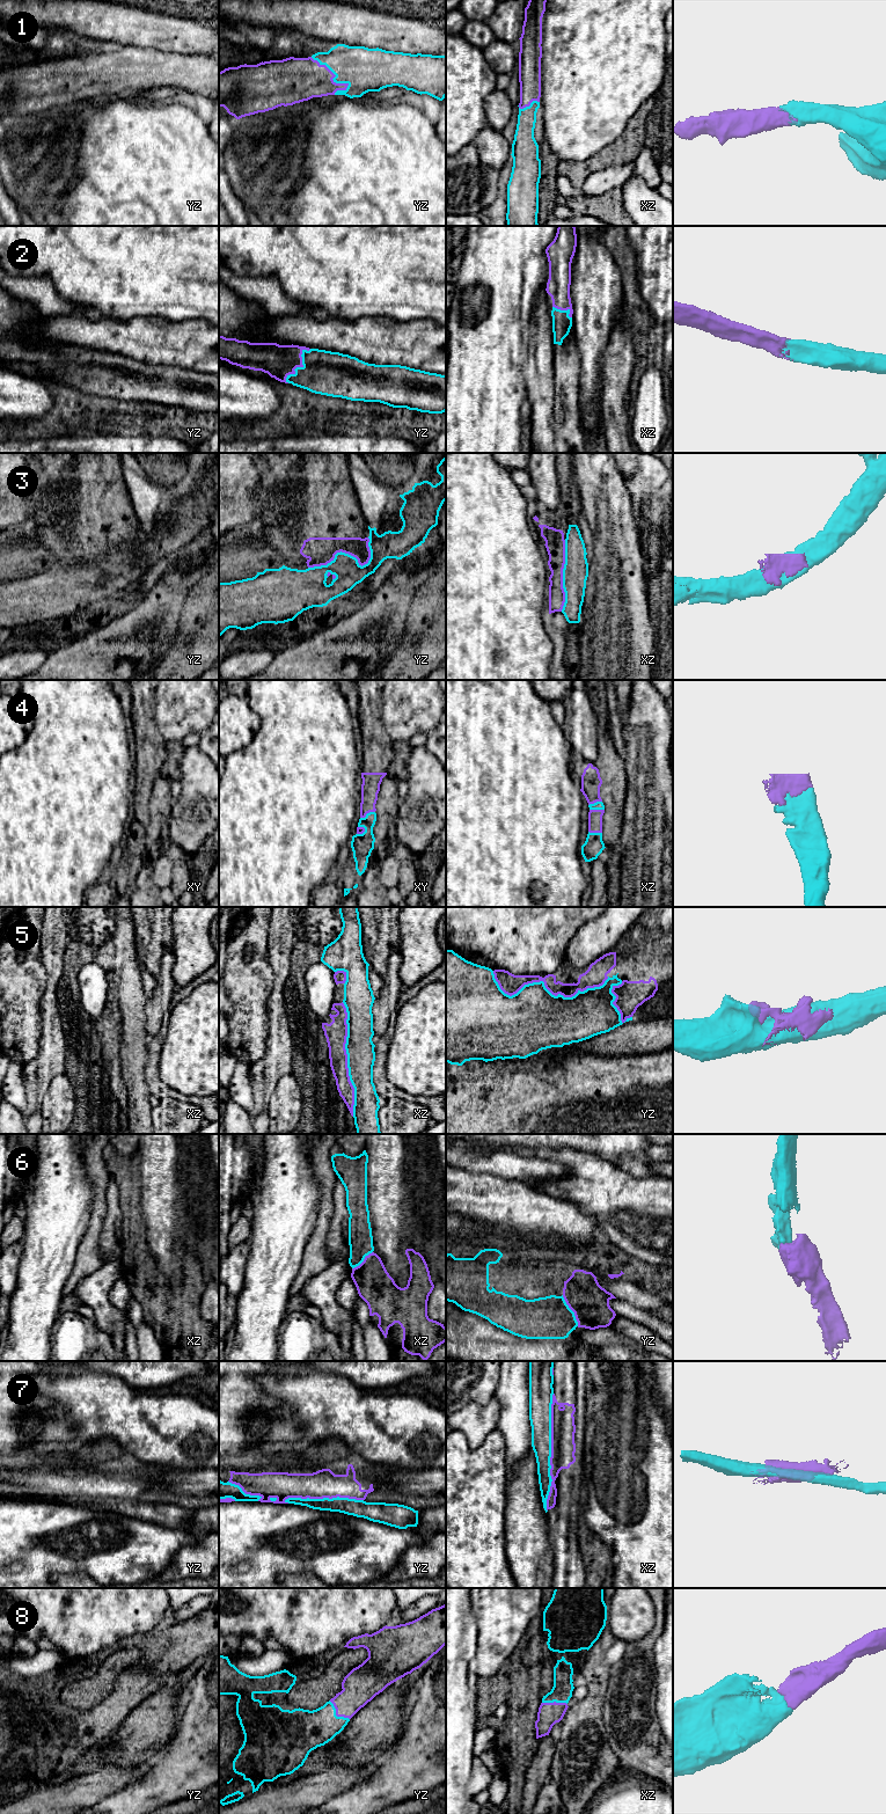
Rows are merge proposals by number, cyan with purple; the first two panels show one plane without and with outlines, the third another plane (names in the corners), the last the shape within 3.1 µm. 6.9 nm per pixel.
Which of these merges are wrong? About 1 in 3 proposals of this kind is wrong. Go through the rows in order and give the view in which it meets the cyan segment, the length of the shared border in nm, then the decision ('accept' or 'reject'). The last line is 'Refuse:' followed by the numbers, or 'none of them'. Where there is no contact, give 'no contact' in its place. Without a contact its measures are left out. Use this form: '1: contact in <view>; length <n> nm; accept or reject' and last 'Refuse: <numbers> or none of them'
1: contact in yz; length 340 nm; accept
2: contact in yz; length 300 nm; accept
3: contact in yz; length 480 nm; reject
4: contact in xy; length 120 nm; accept
5: contact in yz; length 800 nm; reject
6: contact in yz; length 240 nm; accept
7: contact in xz; length 800 nm; reject
8: contact in yz; length 190 nm; accept
Refuse: 3, 5, 7

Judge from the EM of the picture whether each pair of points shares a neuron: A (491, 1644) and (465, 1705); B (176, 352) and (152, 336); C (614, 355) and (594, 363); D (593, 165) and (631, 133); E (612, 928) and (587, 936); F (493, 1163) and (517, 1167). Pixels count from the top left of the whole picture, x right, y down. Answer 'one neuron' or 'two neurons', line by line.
A: two neurons
B: one neuron
C: two neurons
D: one neuron
E: one neuron
F: one neuron

